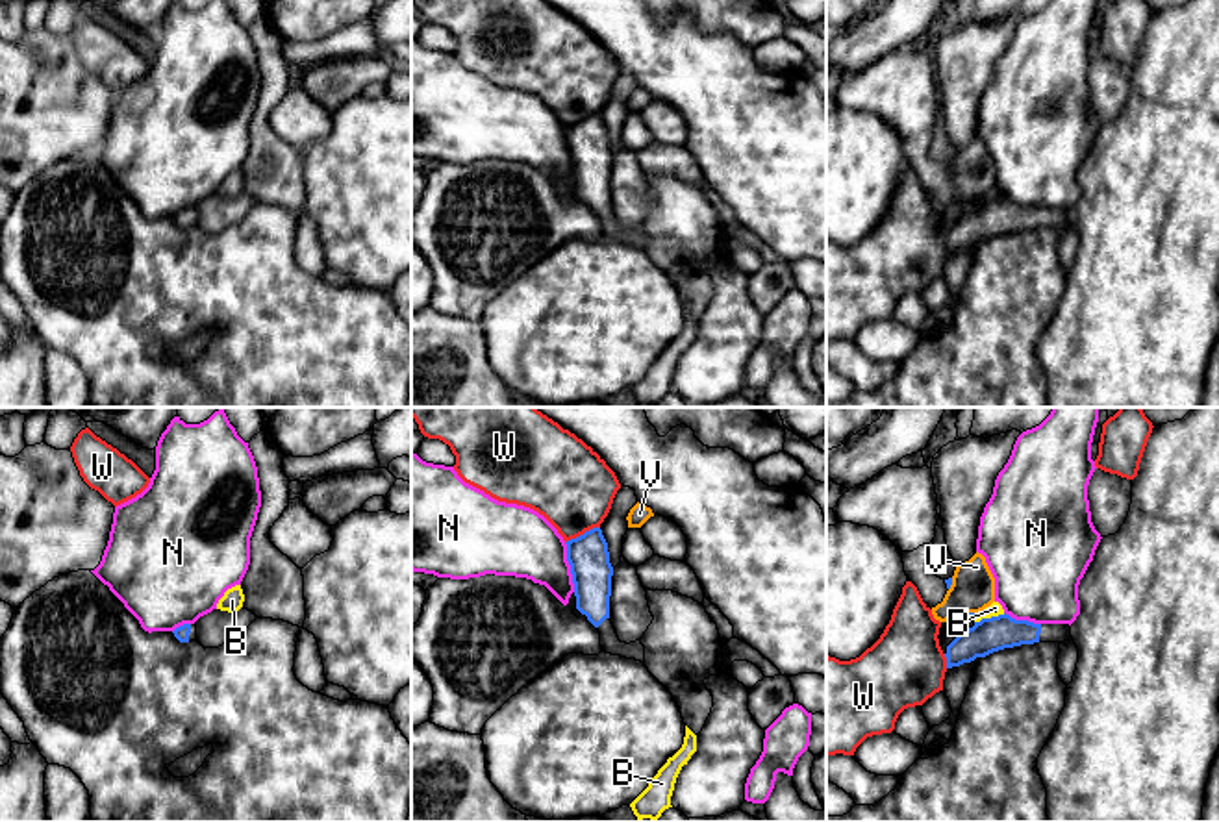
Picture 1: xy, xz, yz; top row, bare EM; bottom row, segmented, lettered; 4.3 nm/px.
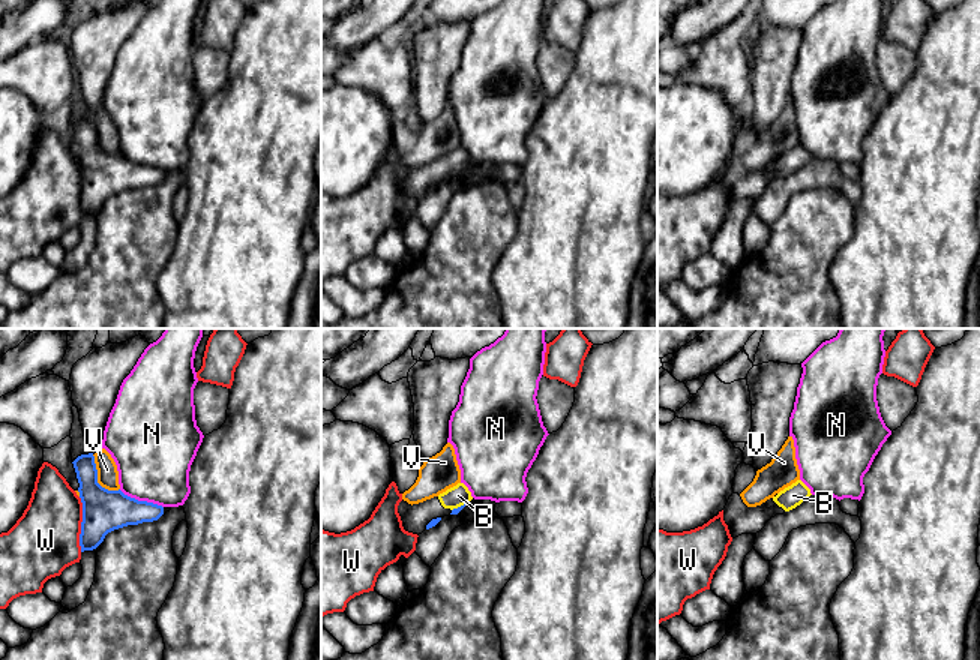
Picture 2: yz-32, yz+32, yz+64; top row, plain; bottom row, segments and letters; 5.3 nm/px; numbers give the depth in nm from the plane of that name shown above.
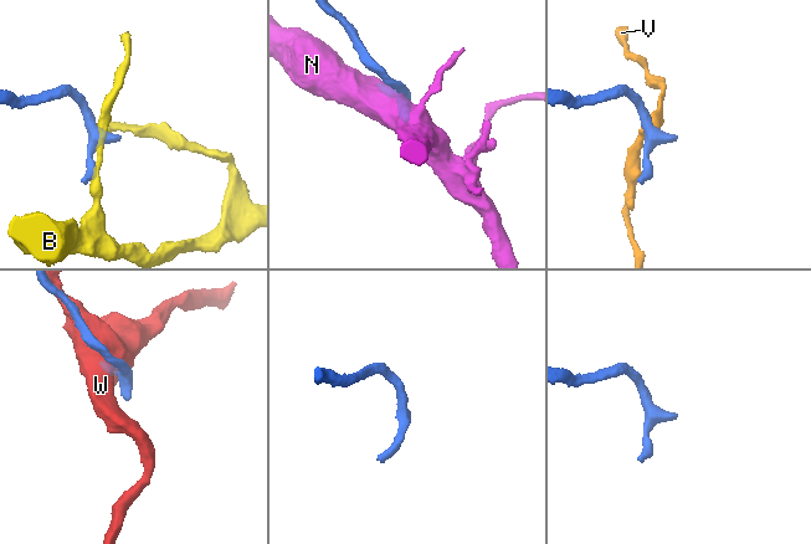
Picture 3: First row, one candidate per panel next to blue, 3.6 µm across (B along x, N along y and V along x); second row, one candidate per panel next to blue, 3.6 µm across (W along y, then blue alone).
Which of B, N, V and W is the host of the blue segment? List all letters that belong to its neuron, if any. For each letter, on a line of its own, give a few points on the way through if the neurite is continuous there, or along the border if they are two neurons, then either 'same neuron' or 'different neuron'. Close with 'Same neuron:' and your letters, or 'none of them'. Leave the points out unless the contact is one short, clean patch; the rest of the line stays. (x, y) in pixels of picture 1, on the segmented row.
B: border along yz (1005, 613), (982, 617), (975, 622); different neuron
N: different neuron
V: border along yz (953, 578), (949, 589); different neuron
W: different neuron
Same neuron: none of them

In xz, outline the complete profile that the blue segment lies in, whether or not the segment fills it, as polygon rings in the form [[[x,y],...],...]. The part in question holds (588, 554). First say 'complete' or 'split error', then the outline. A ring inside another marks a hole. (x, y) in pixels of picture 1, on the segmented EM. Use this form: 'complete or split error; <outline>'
split error; [[[593,528],[565,544],[576,609],[598,629],[602,652],[643,663],[645,646],[641,641],[630,644],[621,642],[610,620],[613,567],[602,529]]]

